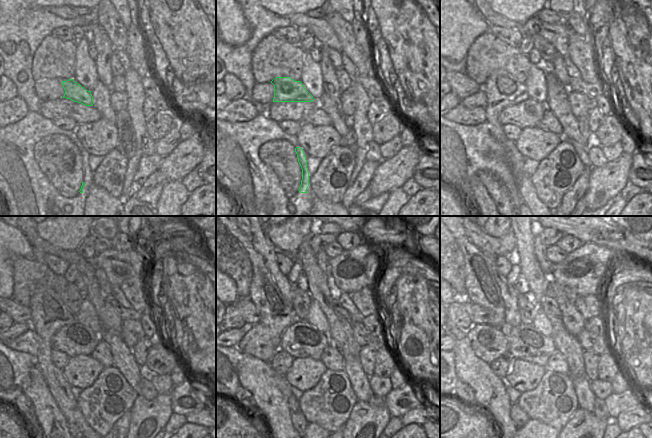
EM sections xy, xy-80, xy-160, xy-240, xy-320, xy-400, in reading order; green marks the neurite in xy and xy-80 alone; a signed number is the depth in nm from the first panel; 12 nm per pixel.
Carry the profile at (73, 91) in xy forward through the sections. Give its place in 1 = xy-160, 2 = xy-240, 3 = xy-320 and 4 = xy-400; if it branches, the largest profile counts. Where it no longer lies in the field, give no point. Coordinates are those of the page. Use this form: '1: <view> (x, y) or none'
1: xy-160 (502, 90)
2: xy-240 (49, 314)
3: xy-320 (274, 313)
4: xy-400 (482, 289)

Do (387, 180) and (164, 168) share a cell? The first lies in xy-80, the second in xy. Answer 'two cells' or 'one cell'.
one cell

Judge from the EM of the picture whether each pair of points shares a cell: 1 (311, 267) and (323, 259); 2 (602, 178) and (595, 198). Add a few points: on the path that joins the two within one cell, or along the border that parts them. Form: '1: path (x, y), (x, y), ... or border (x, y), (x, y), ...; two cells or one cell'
1: border (314, 254), (318, 267), (329, 283); two cells
2: path (602, 183), (602, 188), (598, 193); one cell

